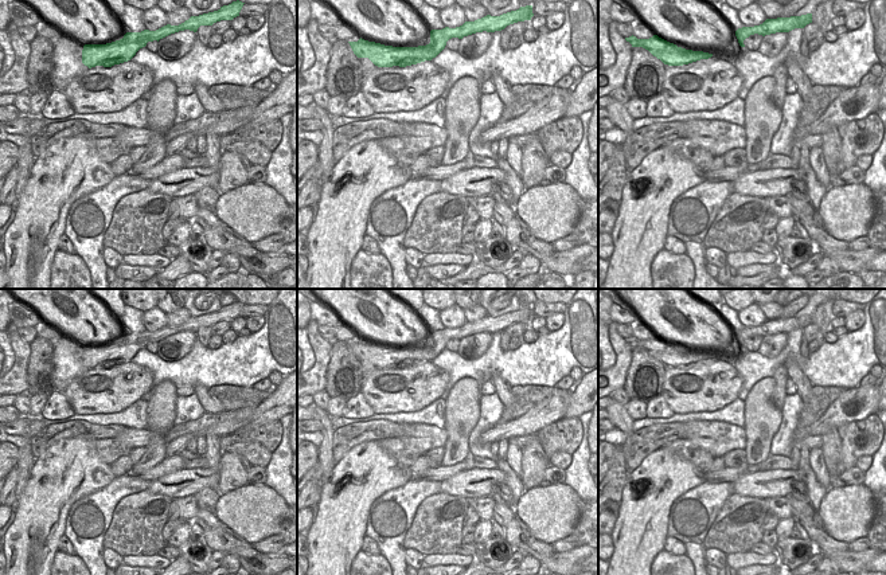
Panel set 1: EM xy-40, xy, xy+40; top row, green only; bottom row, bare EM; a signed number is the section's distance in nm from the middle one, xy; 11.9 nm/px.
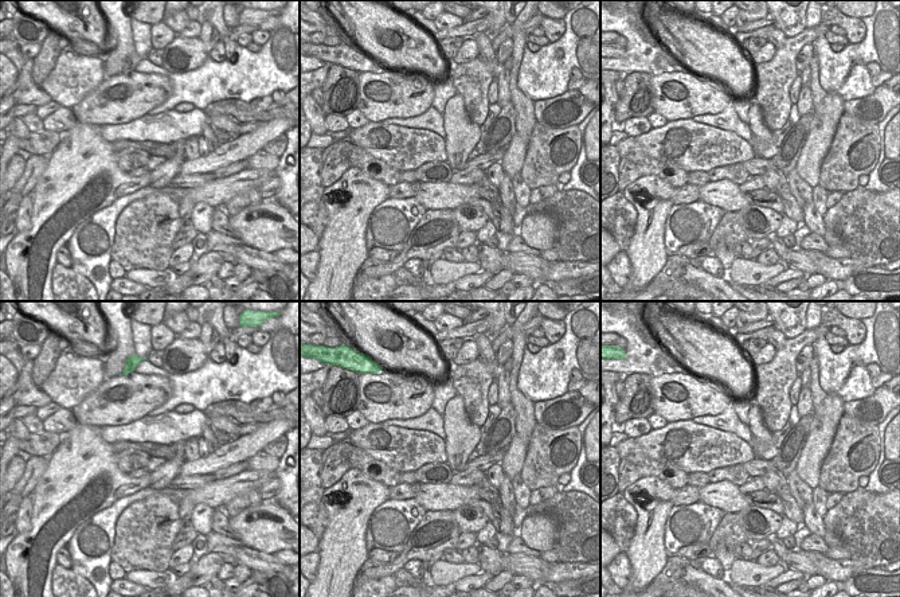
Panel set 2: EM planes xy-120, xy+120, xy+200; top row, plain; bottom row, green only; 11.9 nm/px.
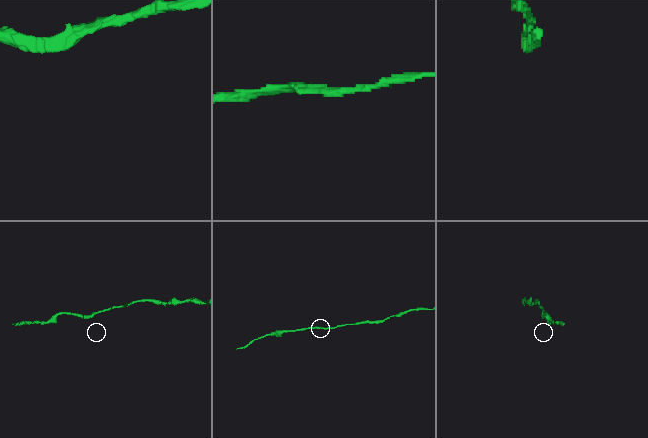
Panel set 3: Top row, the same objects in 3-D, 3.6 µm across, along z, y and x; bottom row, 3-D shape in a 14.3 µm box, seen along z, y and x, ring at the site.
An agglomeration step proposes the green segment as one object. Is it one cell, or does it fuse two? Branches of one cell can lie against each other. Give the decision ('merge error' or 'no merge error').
no merge error

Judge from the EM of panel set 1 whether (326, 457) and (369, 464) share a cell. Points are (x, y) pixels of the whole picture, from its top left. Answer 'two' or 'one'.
two

